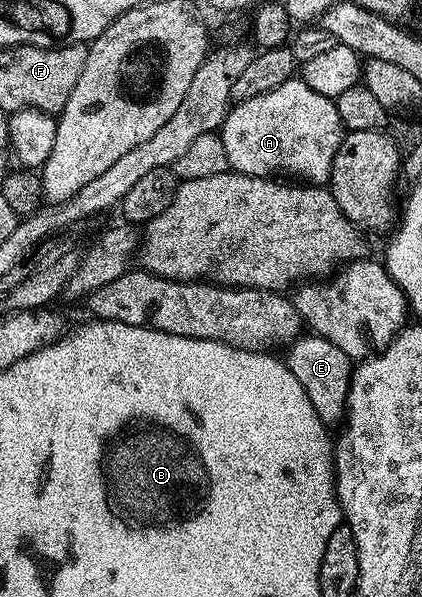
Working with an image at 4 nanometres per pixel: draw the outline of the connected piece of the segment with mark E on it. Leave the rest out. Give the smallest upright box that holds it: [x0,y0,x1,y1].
[284,333,352,425]

